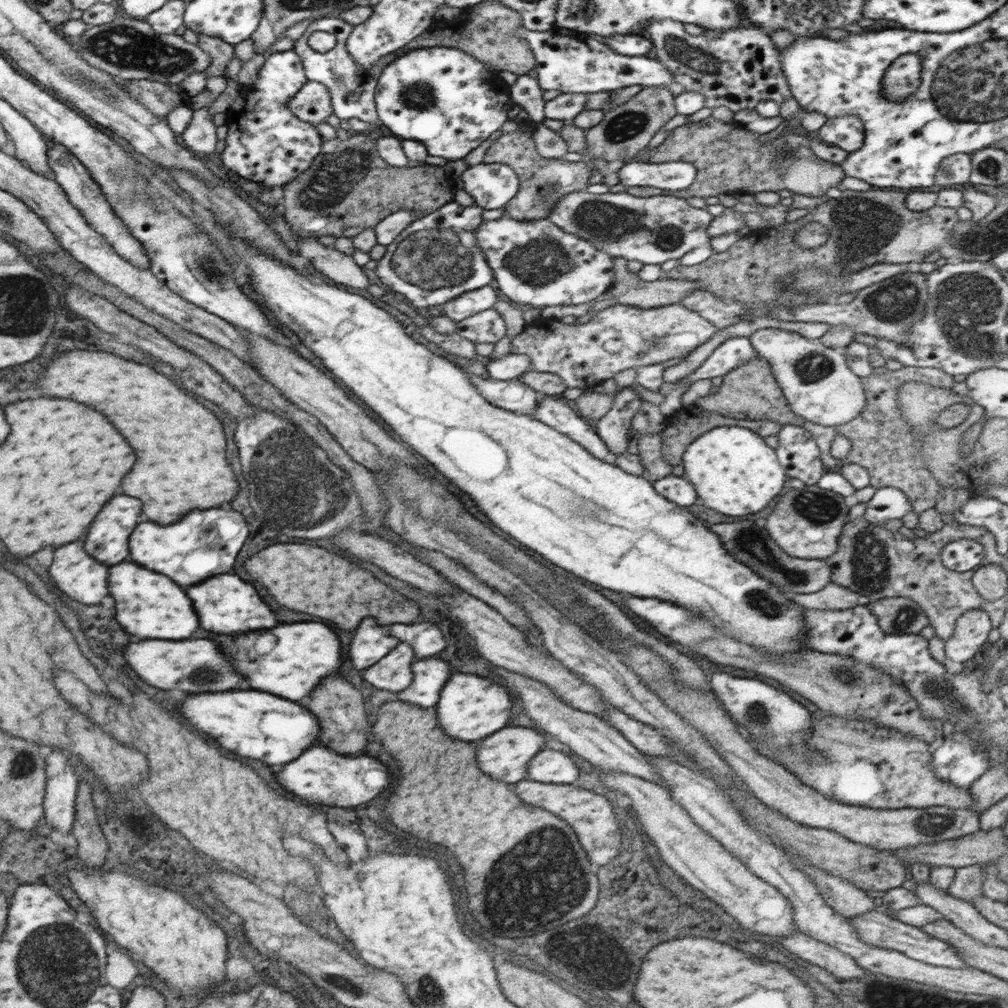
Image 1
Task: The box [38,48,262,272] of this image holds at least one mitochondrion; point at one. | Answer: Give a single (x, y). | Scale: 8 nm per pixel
(97, 90)

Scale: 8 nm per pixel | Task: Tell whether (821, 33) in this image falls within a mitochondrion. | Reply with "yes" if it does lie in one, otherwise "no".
no

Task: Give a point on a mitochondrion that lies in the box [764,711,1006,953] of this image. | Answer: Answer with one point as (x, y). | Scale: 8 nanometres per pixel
(932, 825)

